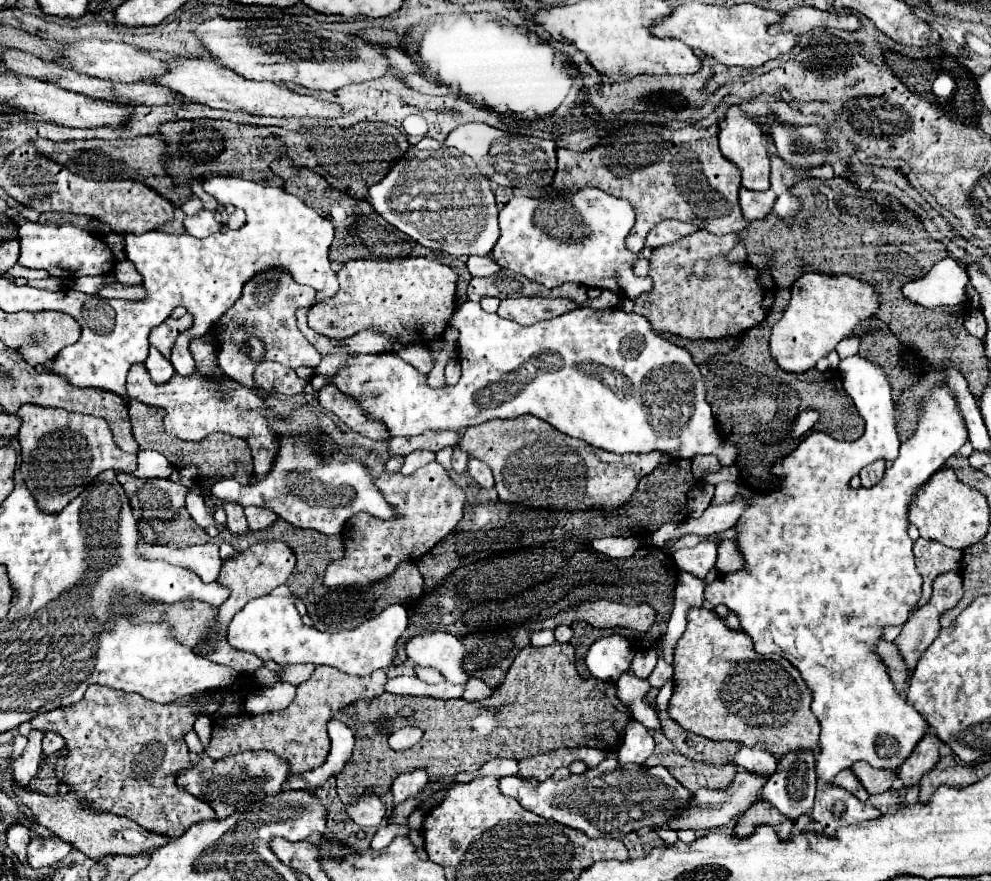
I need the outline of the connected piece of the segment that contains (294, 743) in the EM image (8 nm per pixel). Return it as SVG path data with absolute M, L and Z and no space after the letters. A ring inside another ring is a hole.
M317 667L313 675L297 685L297 695L287 709L263 713L263 715L237 715L237 717L217 717L211 725L211 739L207 745L207 755L213 761L241 753L241 751L273 751L277 757L287 759L289 773L307 773L321 767L329 753L327 723L335 711L347 707L358 700L373 699L385 691L385 671L377 670L367 677L345 675L335 667Z

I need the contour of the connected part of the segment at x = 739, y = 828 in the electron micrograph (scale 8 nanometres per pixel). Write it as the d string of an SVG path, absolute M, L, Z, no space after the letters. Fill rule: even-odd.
M757 799L757 801L739 817L739 821L737 821L737 825L735 825L735 833L737 833L739 837L745 837L745 835L749 835L757 825L763 825L763 823L775 827L781 839L787 839L787 837L793 833L793 825L795 825L795 821L787 821L787 817L783 817L773 805L767 805L767 801Z

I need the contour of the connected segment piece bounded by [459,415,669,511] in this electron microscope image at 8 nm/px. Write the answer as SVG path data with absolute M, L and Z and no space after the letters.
M533 415L507 421L493 419L479 427L469 427L459 447L489 465L501 501L525 503L529 507L557 507L563 511L615 509L631 497L641 477L649 475L659 463L669 461L661 453L615 455L591 447L585 441L563 435Z

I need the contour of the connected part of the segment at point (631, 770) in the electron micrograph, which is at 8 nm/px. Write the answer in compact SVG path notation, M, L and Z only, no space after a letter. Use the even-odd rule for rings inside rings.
M631 719L623 737L623 745L619 749L619 759L617 751L607 751L607 757L595 769L587 769L581 775L569 775L561 781L555 781L551 777L547 781L521 779L519 775L501 777L499 789L503 795L517 799L535 815L553 819L571 829L579 829L591 839L621 839L645 825L667 825L667 821L671 821L691 801L691 793L673 775L669 775L665 767L643 765L645 759L653 753L653 745L655 743L651 733L643 725L639 725L639 721ZM619 761L637 765L619 765Z

